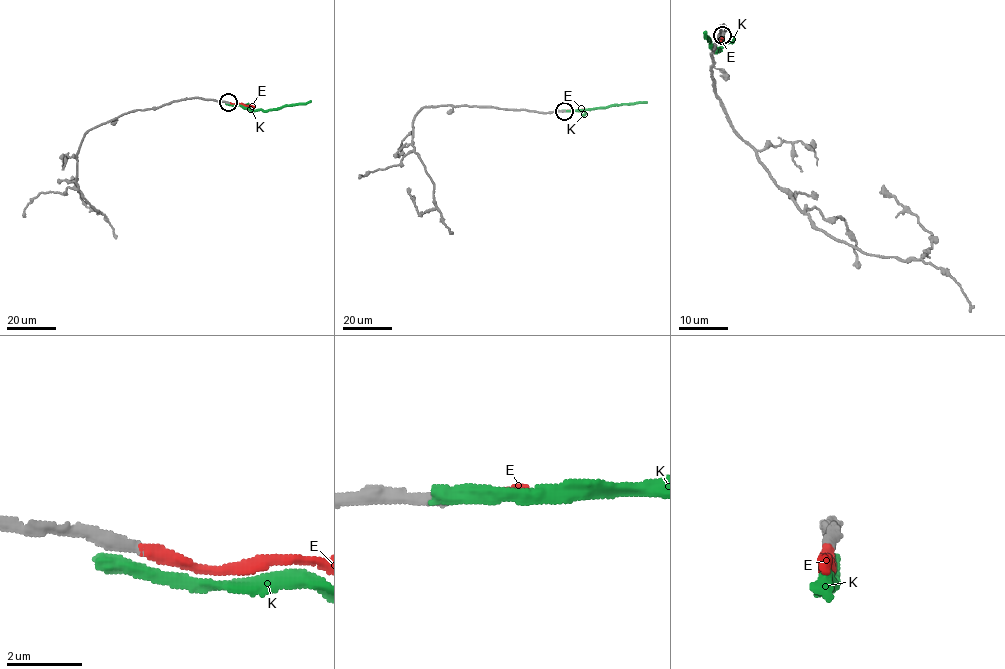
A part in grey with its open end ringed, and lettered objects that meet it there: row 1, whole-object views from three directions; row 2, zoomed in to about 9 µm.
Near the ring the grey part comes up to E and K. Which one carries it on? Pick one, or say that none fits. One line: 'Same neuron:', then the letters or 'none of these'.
Same neuron: E

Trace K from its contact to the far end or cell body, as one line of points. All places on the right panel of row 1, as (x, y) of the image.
K: (722, 36), (722, 44), (716, 52), (705, 31)

